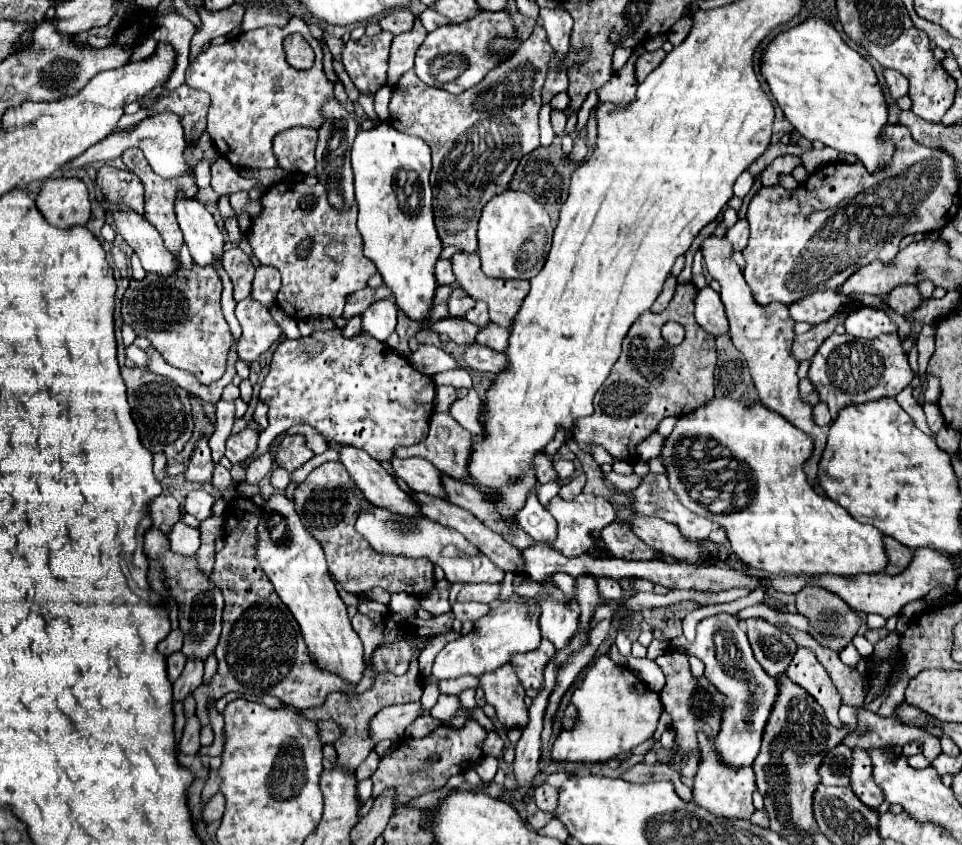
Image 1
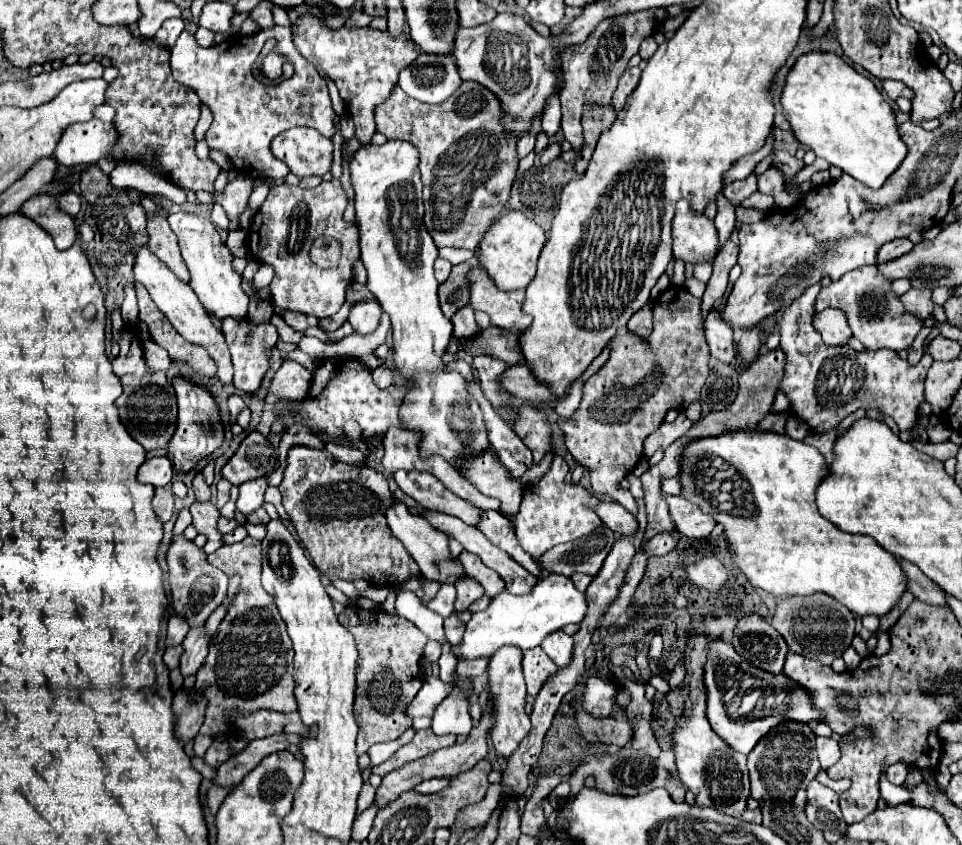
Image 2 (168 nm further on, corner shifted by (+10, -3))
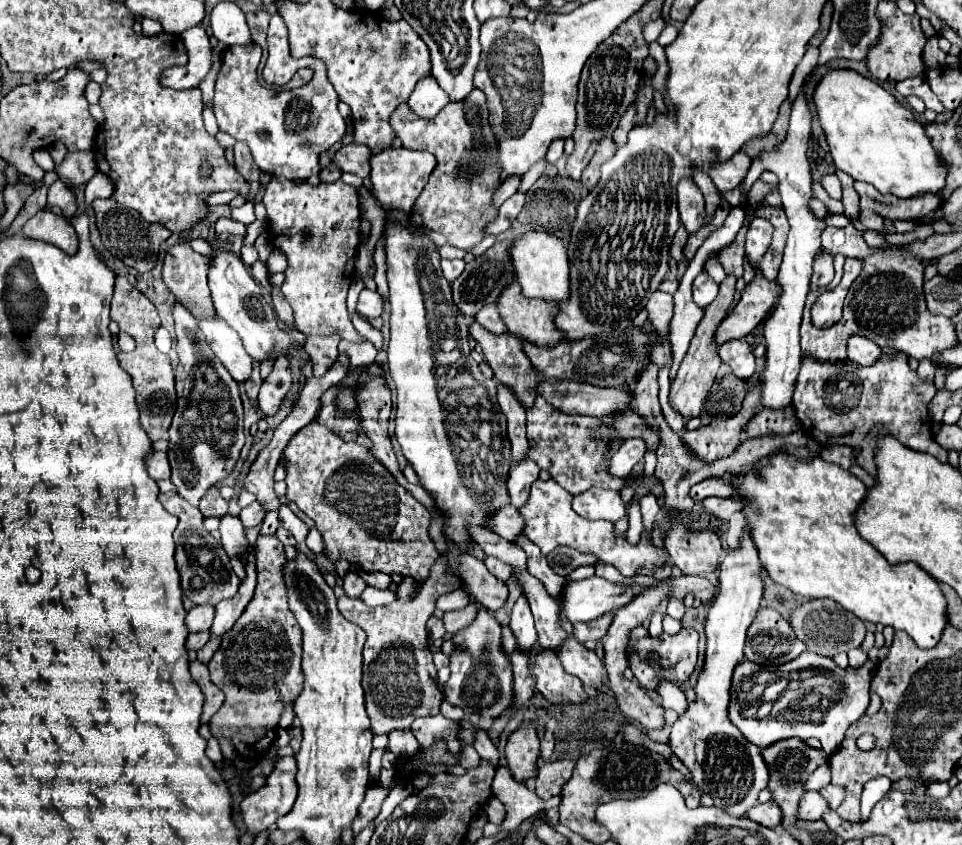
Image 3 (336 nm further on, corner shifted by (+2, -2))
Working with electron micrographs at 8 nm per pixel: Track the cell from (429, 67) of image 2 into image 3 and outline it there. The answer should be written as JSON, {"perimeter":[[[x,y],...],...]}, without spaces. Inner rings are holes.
{"perimeter":[[[428,76],[416,84],[416,88],[408,100],[408,106],[420,118],[434,118],[448,102],[450,102],[450,98],[436,84],[436,78]]]}

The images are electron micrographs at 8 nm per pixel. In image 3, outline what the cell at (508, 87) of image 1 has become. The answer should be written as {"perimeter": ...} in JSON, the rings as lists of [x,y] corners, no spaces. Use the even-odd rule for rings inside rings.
{"perimeter":[[[478,88],[472,90],[466,100],[446,104],[432,120],[424,120],[416,116],[408,104],[400,104],[390,118],[390,124],[406,148],[426,150],[438,158],[438,166],[412,208],[410,222],[440,232],[454,248],[470,250],[476,246],[484,238],[482,228],[494,222],[498,214],[492,206],[498,184],[498,170],[496,164],[492,164],[496,158],[496,138],[488,124],[484,92]]]}

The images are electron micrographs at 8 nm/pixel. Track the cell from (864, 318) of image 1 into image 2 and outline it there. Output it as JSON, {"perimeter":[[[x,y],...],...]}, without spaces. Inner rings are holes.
{"perimeter":[[[876,265],[860,267],[856,271],[846,273],[837,282],[831,282],[828,286],[822,287],[815,300],[814,313],[823,311],[828,307],[838,307],[838,309],[846,311],[852,335],[866,349],[892,349],[892,351],[908,349],[912,345],[914,337],[918,335],[918,331],[922,329],[922,319],[906,313],[896,295],[892,295],[892,303],[888,301],[891,285],[892,280],[882,277],[876,271]]]}

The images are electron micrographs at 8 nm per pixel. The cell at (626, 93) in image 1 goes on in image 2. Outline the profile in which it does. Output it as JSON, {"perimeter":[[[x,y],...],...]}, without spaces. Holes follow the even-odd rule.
{"perimeter":[[[586,103],[584,105],[584,119],[582,119],[582,127],[584,127],[584,147],[576,157],[576,165],[574,169],[582,175],[588,167],[590,155],[596,147],[596,141],[600,137],[600,133],[604,129],[608,129],[616,119],[616,111],[612,105],[604,105],[604,107],[596,107],[596,103]]]}

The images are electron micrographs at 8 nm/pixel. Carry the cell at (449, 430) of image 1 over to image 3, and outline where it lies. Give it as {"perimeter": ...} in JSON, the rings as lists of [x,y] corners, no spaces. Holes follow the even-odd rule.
{"perimeter":[[[530,458],[512,466],[510,476],[508,476],[508,484],[506,484],[508,494],[512,498],[512,506],[518,508],[524,502],[528,502],[528,490],[532,486],[532,482],[538,478],[538,472],[540,472],[540,468]]]}

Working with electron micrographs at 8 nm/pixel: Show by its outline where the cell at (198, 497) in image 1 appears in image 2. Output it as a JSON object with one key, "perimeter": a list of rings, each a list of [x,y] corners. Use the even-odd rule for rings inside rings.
{"perimeter":[[[192,503],[190,505],[192,513],[192,525],[196,527],[198,533],[204,533],[208,537],[209,543],[203,547],[204,552],[208,555],[216,551],[222,545],[222,535],[216,531],[216,521],[220,517],[220,511],[214,507],[214,503]]]}

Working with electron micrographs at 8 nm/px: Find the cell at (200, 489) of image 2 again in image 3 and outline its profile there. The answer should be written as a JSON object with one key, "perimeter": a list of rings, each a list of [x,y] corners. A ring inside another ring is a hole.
{"perimeter":[[[210,488],[202,500],[200,500],[200,512],[204,516],[216,516],[216,518],[222,518],[228,514],[228,504],[226,500],[220,496],[218,488]]]}

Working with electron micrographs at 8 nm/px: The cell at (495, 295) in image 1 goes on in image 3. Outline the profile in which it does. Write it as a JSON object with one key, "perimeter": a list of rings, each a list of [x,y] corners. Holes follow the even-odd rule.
{"perimeter":[[[512,282],[498,300],[498,312],[508,332],[536,346],[554,346],[558,340],[564,340],[564,334],[554,324],[556,310],[556,302],[524,298],[518,282]]]}

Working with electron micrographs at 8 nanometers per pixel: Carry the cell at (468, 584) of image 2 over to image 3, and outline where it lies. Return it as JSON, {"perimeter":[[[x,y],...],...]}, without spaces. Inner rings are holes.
{"perimeter":[[[466,606],[462,610],[452,610],[452,612],[446,612],[442,622],[444,622],[444,628],[448,634],[454,634],[458,632],[462,626],[468,626],[476,616],[476,606]]]}

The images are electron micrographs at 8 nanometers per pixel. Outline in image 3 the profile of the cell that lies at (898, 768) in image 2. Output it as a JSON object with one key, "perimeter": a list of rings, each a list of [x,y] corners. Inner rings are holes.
{"perimeter":[[[878,776],[874,780],[870,780],[866,786],[864,786],[864,792],[862,792],[862,818],[860,822],[866,822],[870,818],[870,812],[872,812],[872,806],[884,796],[886,790],[890,790],[892,782],[884,776]]]}

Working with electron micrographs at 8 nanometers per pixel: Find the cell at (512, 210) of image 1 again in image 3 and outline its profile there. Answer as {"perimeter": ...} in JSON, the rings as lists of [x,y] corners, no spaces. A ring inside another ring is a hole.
{"perimeter":[[[528,232],[516,238],[510,248],[510,258],[516,268],[516,280],[526,298],[544,298],[548,302],[564,302],[570,292],[570,264],[560,238],[546,232]]]}

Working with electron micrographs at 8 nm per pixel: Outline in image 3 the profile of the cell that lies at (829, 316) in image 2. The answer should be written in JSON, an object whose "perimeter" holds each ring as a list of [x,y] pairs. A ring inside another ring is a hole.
{"perimeter":[[[852,336],[848,340],[848,358],[860,366],[872,366],[872,362],[880,360],[882,348],[864,336]]]}

